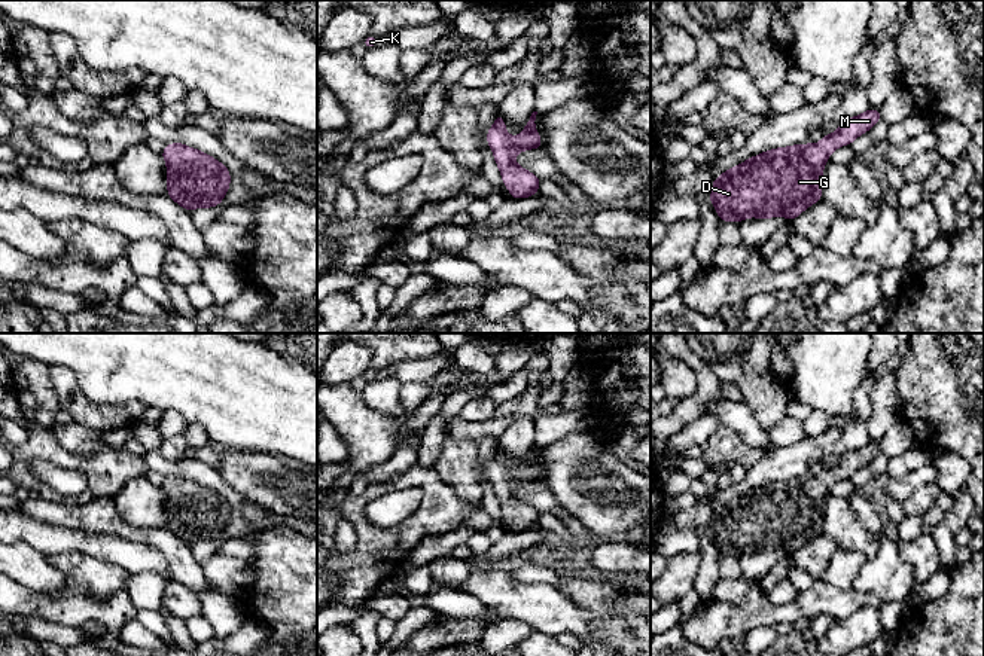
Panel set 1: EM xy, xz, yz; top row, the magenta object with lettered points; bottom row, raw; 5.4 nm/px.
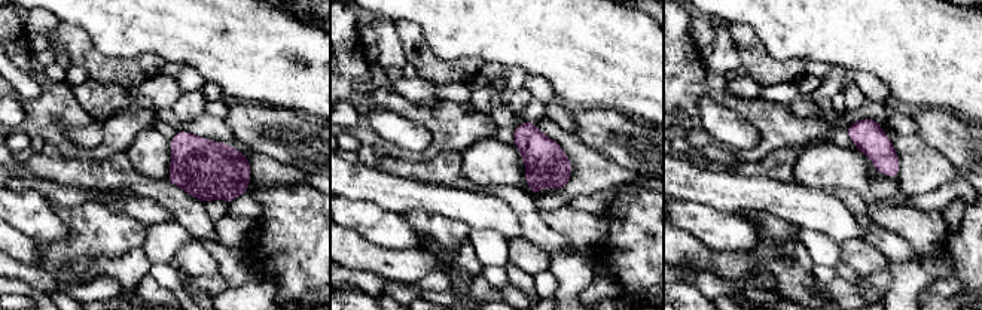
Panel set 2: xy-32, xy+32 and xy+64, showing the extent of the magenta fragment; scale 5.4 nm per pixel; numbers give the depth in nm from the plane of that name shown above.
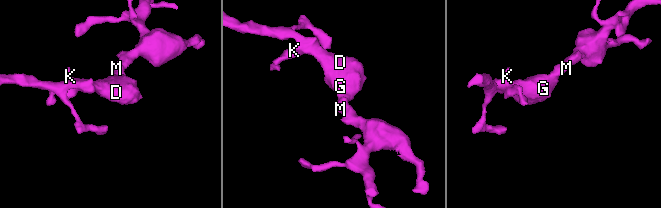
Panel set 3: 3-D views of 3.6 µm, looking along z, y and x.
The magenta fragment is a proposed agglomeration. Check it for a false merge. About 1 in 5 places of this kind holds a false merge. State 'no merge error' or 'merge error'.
no merge error

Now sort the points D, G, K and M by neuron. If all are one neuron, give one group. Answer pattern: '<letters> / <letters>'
D G K M

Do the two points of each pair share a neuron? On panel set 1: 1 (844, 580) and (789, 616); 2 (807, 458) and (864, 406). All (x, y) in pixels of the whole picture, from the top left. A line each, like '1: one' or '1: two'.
1: two
2: one

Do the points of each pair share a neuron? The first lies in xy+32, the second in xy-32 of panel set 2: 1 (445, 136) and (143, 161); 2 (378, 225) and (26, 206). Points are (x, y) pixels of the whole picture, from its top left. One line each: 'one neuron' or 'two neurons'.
1: two neurons
2: one neuron

